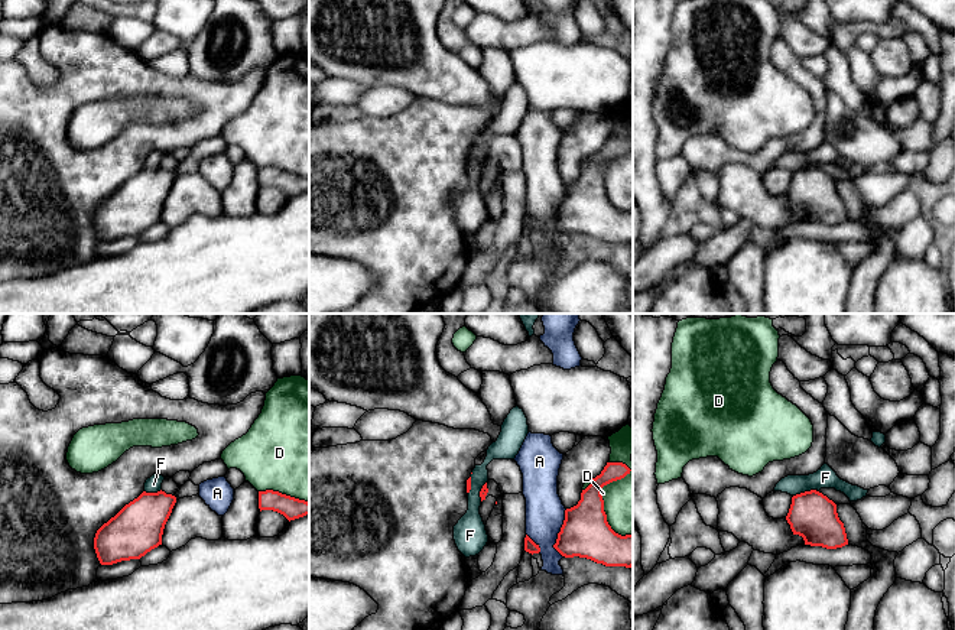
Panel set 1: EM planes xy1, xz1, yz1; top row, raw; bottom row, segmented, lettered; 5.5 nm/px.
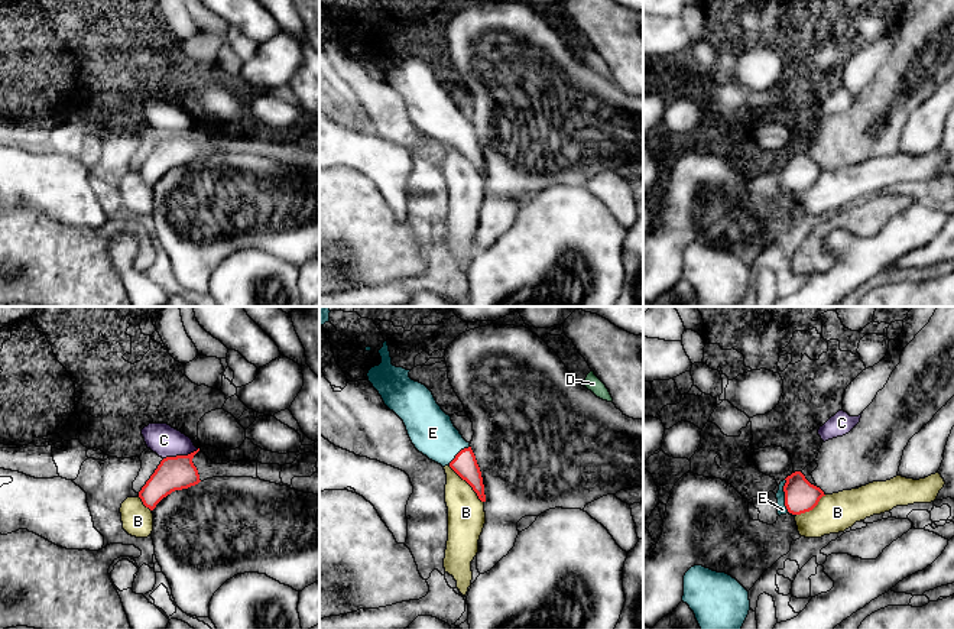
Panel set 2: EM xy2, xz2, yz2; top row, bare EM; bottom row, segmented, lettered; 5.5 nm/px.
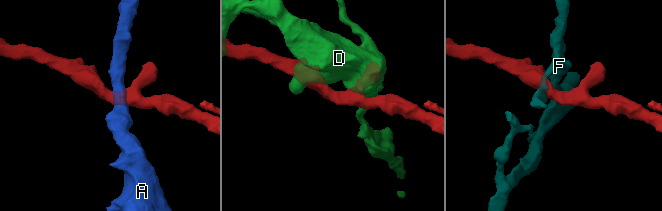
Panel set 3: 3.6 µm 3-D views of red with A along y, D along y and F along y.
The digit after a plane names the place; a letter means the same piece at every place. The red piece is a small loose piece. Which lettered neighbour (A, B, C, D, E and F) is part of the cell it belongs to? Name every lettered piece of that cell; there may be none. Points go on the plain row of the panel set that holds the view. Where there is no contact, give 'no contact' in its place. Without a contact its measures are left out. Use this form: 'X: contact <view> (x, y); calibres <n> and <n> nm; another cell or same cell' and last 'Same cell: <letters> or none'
A: contact xz1 (558, 210); calibres 280 and 220 nm; another cell
B: contact xz2 (467, 158); calibres 140 and 200 nm; another cell
C: contact xy2 (181, 132); calibres 190 and 170 nm; another cell
D: contact xy1 (283, 171); calibres 120 and 500 nm; another cell
E: contact yz2 (785, 175); calibres 180 and 50 nm; same cell
F: contact yz1 (805, 168); calibres 260 and 120 nm; another cell
Same cell: E

